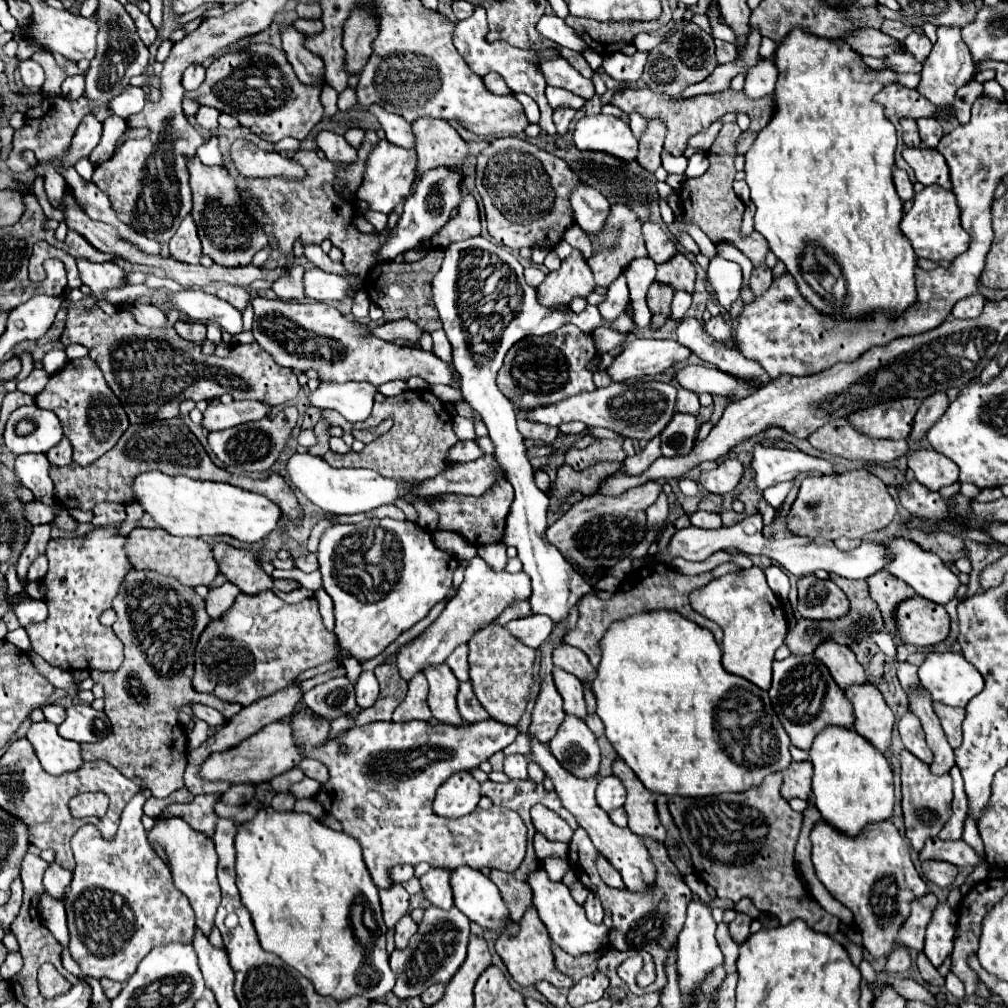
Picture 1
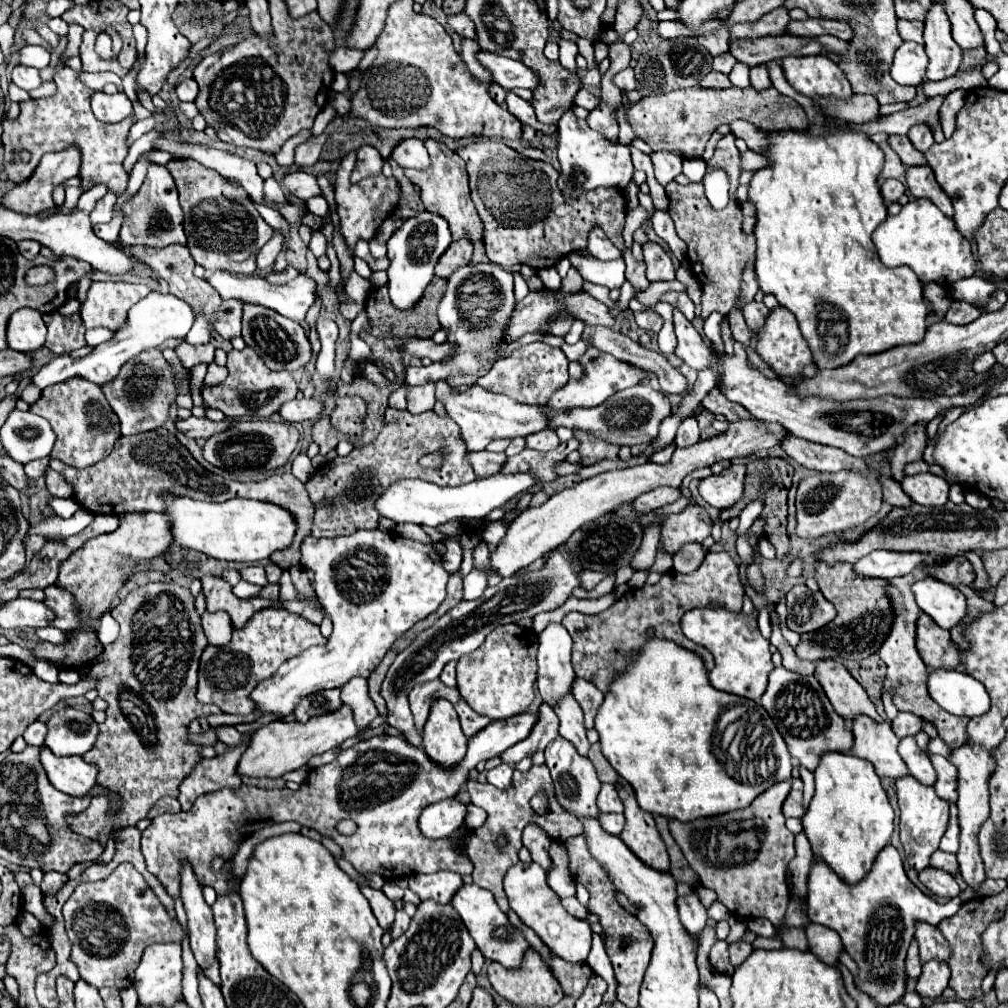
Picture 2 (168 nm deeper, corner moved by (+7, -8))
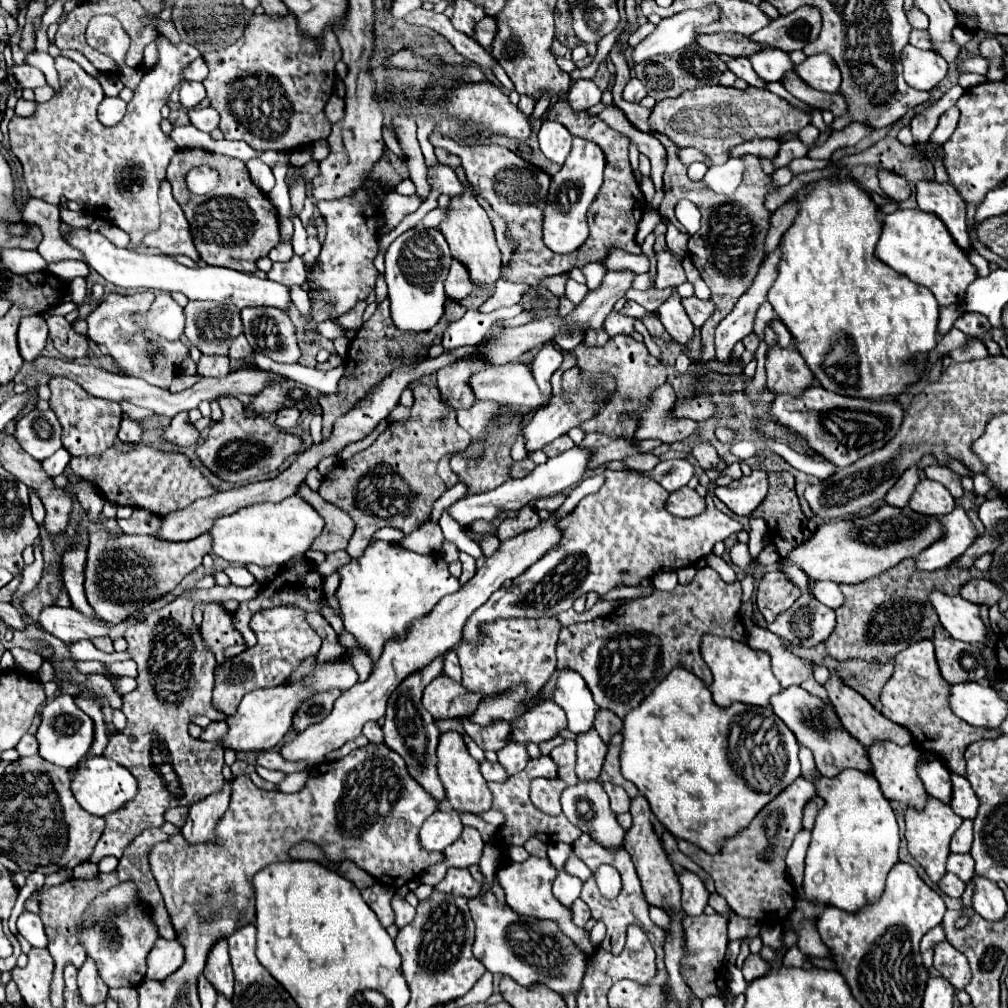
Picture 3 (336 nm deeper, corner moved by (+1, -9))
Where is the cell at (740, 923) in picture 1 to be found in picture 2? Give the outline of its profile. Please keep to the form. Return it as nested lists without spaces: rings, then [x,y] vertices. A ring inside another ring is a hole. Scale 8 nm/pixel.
[[[735,941],[729,945],[729,959],[731,959],[731,965],[737,967],[739,963],[743,963],[749,955],[751,955],[753,947],[749,943],[743,943],[743,941]]]

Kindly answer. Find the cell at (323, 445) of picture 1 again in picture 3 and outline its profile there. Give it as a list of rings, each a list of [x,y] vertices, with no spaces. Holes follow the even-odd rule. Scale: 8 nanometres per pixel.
[[[389,300],[381,302],[375,310],[375,314],[363,324],[363,328],[357,332],[355,340],[349,344],[349,352],[347,358],[349,362],[345,362],[345,374],[339,380],[339,400],[321,400],[321,410],[323,410],[323,436],[329,436],[333,422],[343,416],[345,412],[349,412],[349,408],[355,406],[357,400],[361,400],[369,388],[373,388],[373,384],[381,382],[381,378],[385,378],[395,366],[401,364],[411,364],[417,362],[421,358],[427,356],[427,348],[433,344],[439,344],[442,340],[443,331],[447,324],[459,320],[465,314],[465,308],[461,304],[453,304],[451,300],[447,300],[445,306],[445,316],[439,320],[439,323],[429,330],[429,332],[421,332],[421,334],[403,334],[397,332],[397,328],[393,328],[391,316],[389,316]],[[405,338],[409,338],[409,346],[405,348]]]

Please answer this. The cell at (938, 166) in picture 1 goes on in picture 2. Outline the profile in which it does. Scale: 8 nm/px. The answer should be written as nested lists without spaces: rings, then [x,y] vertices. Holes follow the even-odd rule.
[[[929,165],[907,167],[907,187],[909,187],[913,197],[927,197],[927,199],[931,199],[947,217],[953,217],[951,199],[943,193],[939,183],[935,181],[933,169]]]

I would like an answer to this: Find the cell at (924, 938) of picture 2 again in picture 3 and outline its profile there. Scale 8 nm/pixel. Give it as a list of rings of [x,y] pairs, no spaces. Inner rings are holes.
[[[941,942],[935,946],[935,962],[933,966],[939,970],[939,974],[951,982],[955,990],[963,990],[971,982],[969,962],[967,958],[955,950],[949,942]]]

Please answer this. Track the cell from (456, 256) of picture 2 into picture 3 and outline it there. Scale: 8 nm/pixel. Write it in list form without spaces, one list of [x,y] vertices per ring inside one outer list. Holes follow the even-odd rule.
[[[453,260],[449,278],[445,280],[445,294],[449,296],[449,300],[461,302],[471,292],[473,292],[473,284],[469,280],[469,272],[465,272],[465,268],[461,268],[461,264],[457,264],[457,260]]]

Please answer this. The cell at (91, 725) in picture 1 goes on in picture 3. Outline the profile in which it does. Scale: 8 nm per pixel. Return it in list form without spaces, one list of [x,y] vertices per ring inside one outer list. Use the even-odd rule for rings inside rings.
[[[59,694],[49,704],[43,706],[41,724],[35,732],[35,738],[39,742],[37,754],[43,760],[69,768],[69,766],[75,766],[89,750],[89,744],[93,744],[93,720],[89,720],[89,716],[85,716],[85,712],[81,712],[81,708],[73,704],[71,696]]]

